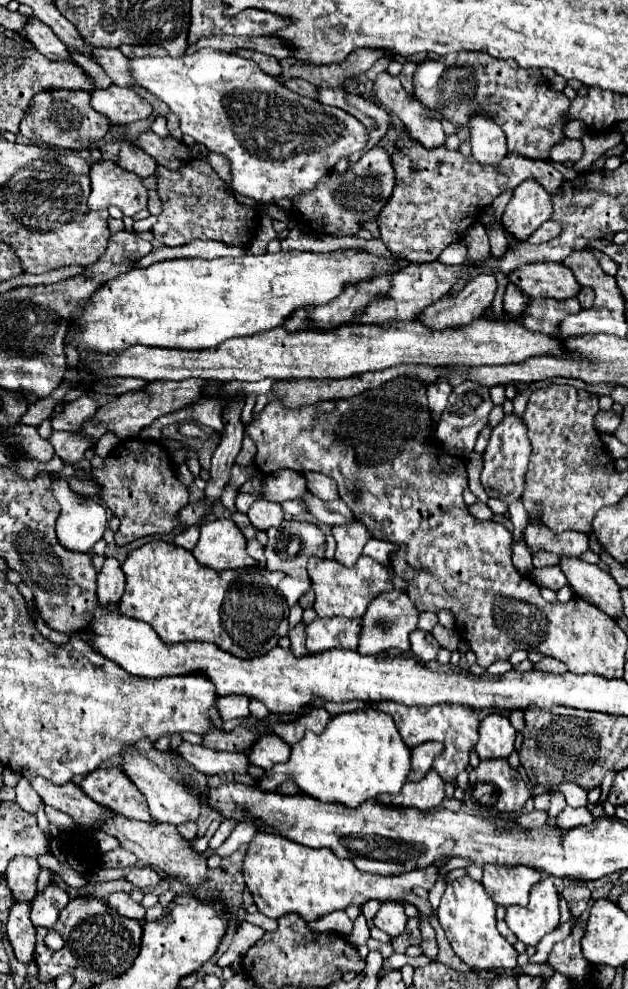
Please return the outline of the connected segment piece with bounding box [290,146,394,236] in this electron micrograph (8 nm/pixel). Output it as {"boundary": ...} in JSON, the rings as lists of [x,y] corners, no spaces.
{"boundary":[[[374,146],[360,156],[358,162],[352,162],[344,174],[330,172],[318,180],[318,184],[308,190],[296,194],[292,202],[292,210],[300,214],[314,232],[324,232],[330,236],[356,236],[364,222],[370,222],[384,208],[394,188],[394,168],[390,164],[390,154]]]}

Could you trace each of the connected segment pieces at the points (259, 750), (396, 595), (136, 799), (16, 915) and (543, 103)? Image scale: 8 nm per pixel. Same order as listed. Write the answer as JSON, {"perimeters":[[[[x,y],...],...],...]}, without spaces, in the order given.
{"perimeters":[[[[264,734],[258,742],[254,742],[254,746],[248,752],[248,758],[250,764],[262,770],[270,770],[274,764],[286,762],[290,758],[290,746],[276,734]]],[[[392,590],[392,592],[382,592],[378,594],[366,614],[362,616],[362,630],[360,630],[360,640],[358,640],[358,652],[364,656],[374,656],[380,652],[386,652],[390,648],[396,648],[400,652],[410,650],[410,640],[408,636],[414,632],[418,622],[418,610],[414,608],[412,600],[406,596],[406,592]]],[[[118,766],[90,772],[84,776],[80,788],[96,804],[116,812],[118,816],[154,824],[146,798],[134,788],[134,784],[130,784],[130,780],[126,780],[126,774]]],[[[16,902],[10,910],[10,918],[6,924],[6,936],[14,948],[14,956],[18,962],[24,962],[24,964],[32,962],[34,934],[36,934],[36,928],[30,922],[30,904]]],[[[460,52],[460,54],[450,54],[438,60],[426,60],[416,66],[414,74],[414,90],[418,100],[432,112],[434,118],[448,118],[452,124],[462,124],[466,126],[466,120],[474,114],[474,110],[484,110],[490,116],[494,116],[496,124],[504,130],[506,140],[508,140],[508,152],[518,152],[526,158],[542,158],[546,160],[550,154],[550,144],[556,144],[558,140],[564,140],[566,136],[562,134],[562,126],[568,122],[564,118],[566,106],[570,100],[562,92],[552,92],[544,76],[540,74],[538,68],[520,68],[514,60],[500,60],[500,58],[490,58],[484,52]]]]}

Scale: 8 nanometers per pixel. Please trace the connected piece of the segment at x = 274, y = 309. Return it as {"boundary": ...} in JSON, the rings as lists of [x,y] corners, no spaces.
{"boundary":[[[290,250],[290,252],[276,252],[276,254],[262,254],[262,256],[254,256],[254,254],[244,254],[244,256],[238,256],[238,258],[214,258],[214,260],[202,260],[202,258],[182,258],[182,260],[164,260],[164,262],[156,262],[152,266],[146,266],[146,268],[134,268],[122,276],[116,276],[114,280],[110,282],[104,282],[86,302],[84,310],[82,310],[82,316],[80,316],[80,322],[82,322],[82,328],[76,328],[76,326],[70,326],[68,334],[74,336],[78,340],[78,352],[82,356],[86,356],[88,348],[92,348],[96,354],[106,354],[110,350],[124,350],[128,346],[136,346],[136,344],[144,344],[144,346],[160,346],[160,348],[182,348],[182,350],[204,350],[204,348],[214,348],[218,344],[222,344],[224,340],[228,338],[234,338],[234,336],[252,336],[256,332],[264,332],[264,330],[270,330],[270,328],[278,328],[286,322],[286,318],[290,318],[296,310],[300,308],[316,308],[316,306],[324,306],[328,304],[330,300],[334,300],[344,288],[346,284],[358,284],[358,282],[364,282],[364,280],[370,280],[374,276],[382,276],[382,274],[394,274],[398,272],[400,268],[400,256],[392,256],[392,262],[382,258],[382,256],[376,256],[372,252],[366,252],[366,250],[334,250],[334,252],[300,252],[300,250]]]}

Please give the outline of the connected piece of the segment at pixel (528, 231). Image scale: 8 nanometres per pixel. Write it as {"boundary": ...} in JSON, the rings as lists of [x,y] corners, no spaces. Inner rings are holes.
{"boundary":[[[526,180],[514,190],[514,196],[502,214],[502,226],[516,240],[526,242],[550,218],[550,194],[536,180]]]}

